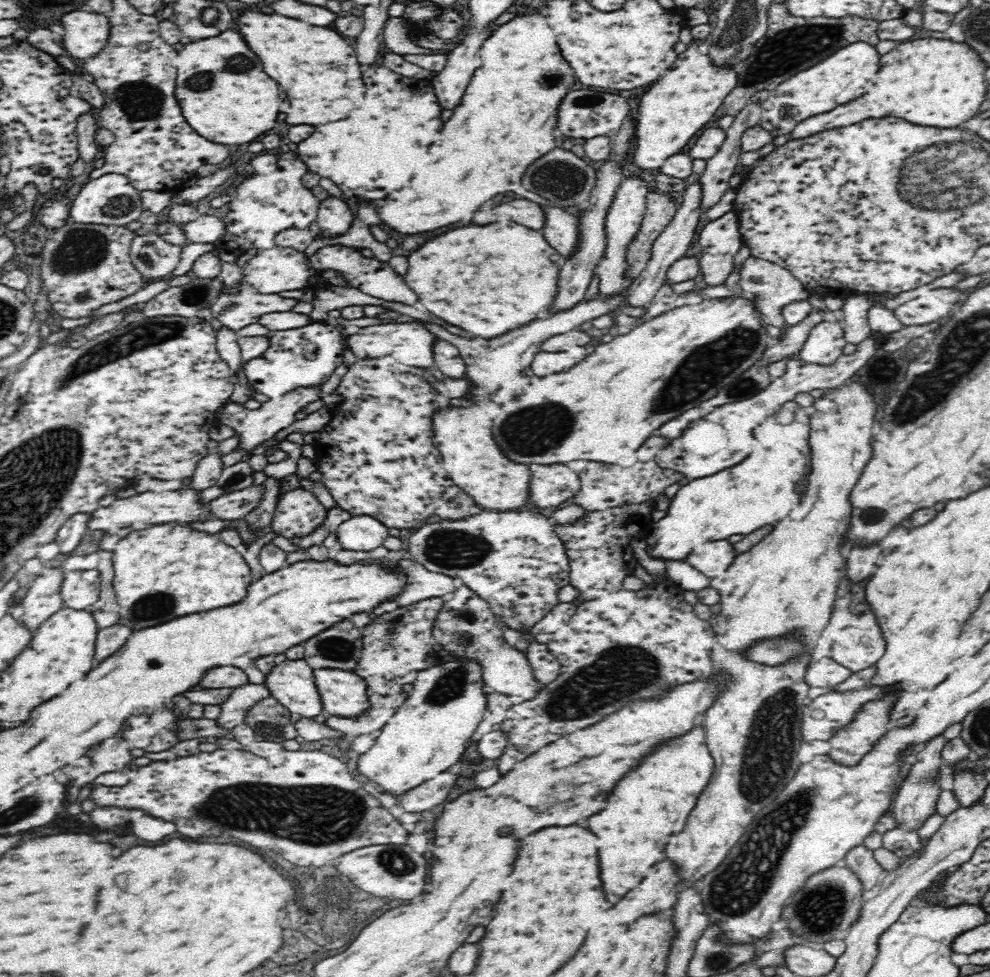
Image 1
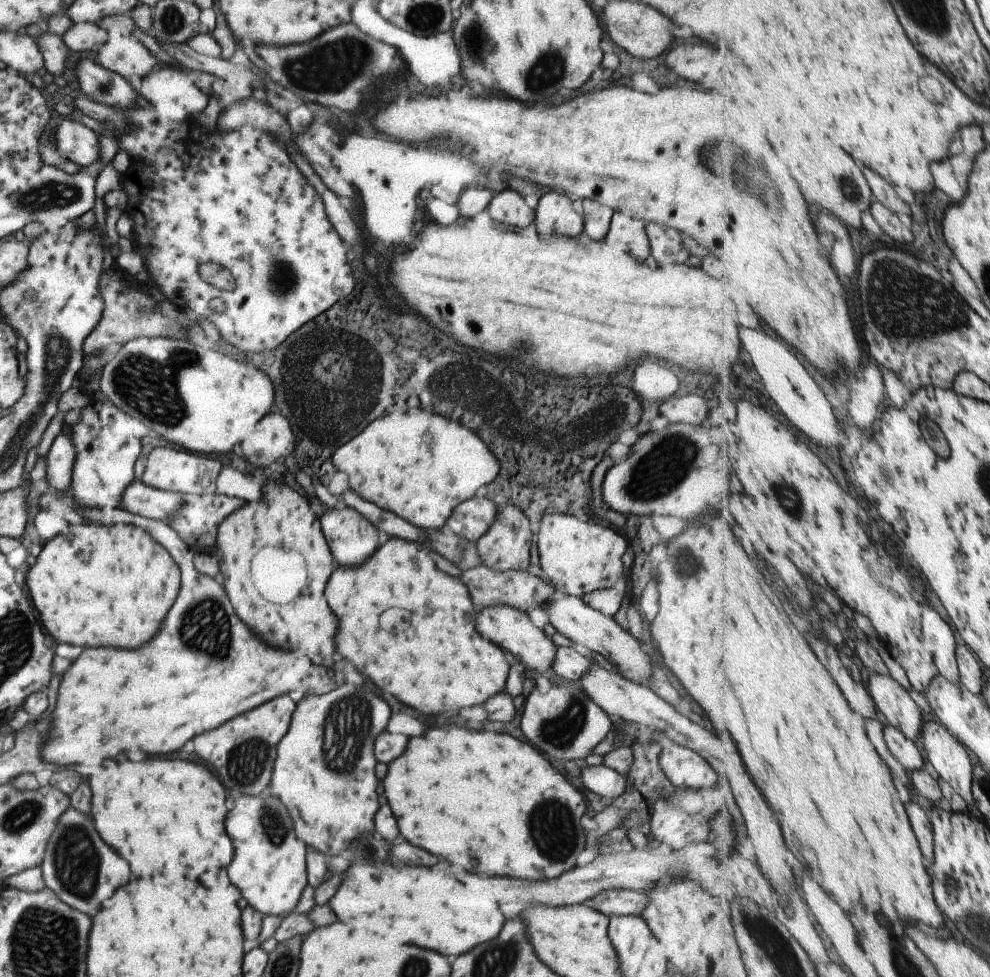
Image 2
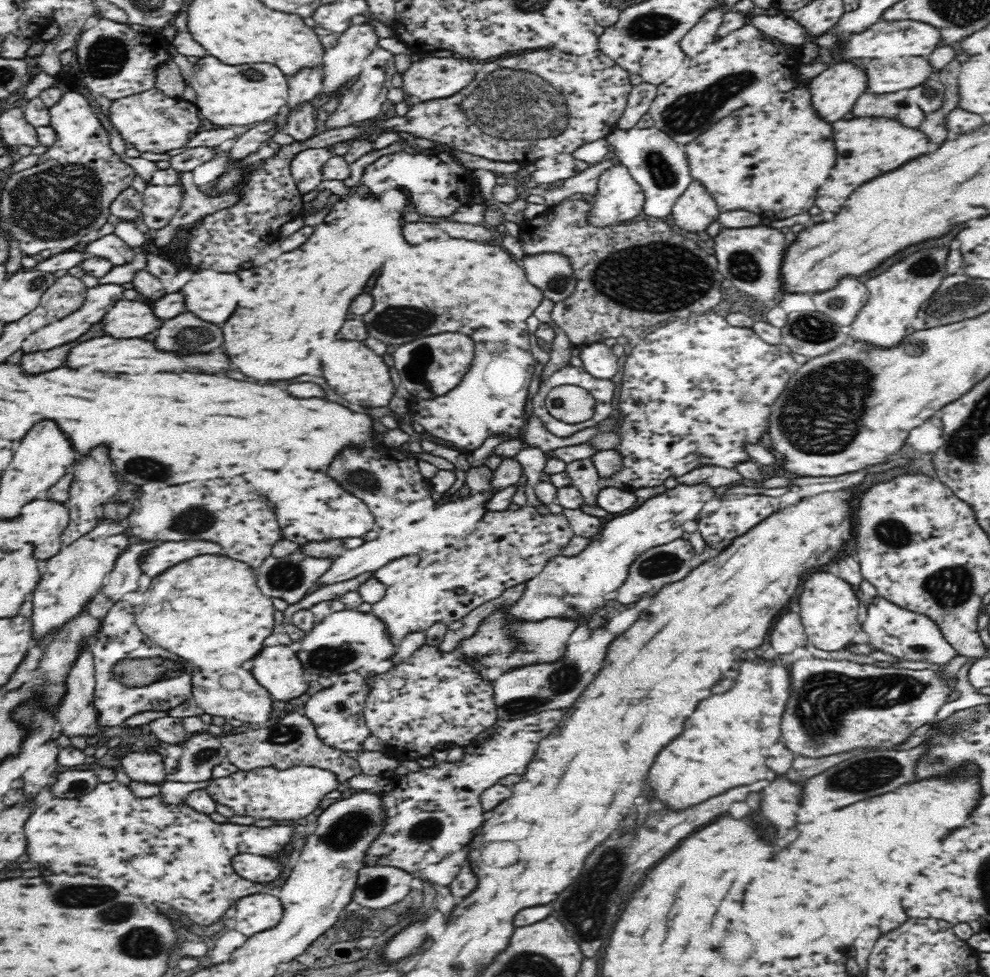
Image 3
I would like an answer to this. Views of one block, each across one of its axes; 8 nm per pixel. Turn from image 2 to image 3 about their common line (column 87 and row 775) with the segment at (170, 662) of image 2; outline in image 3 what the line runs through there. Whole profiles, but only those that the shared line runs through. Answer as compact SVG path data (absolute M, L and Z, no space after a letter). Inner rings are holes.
M782 659L742 662L734 686L724 694L702 700L696 712L684 722L684 732L658 754L648 776L656 798L676 810L684 810L740 784L766 780L770 786L770 782L778 778L786 780L784 774L772 772L768 762L774 754L772 748L780 740L780 720L792 686L790 664ZM764 758L766 774L760 772Z

